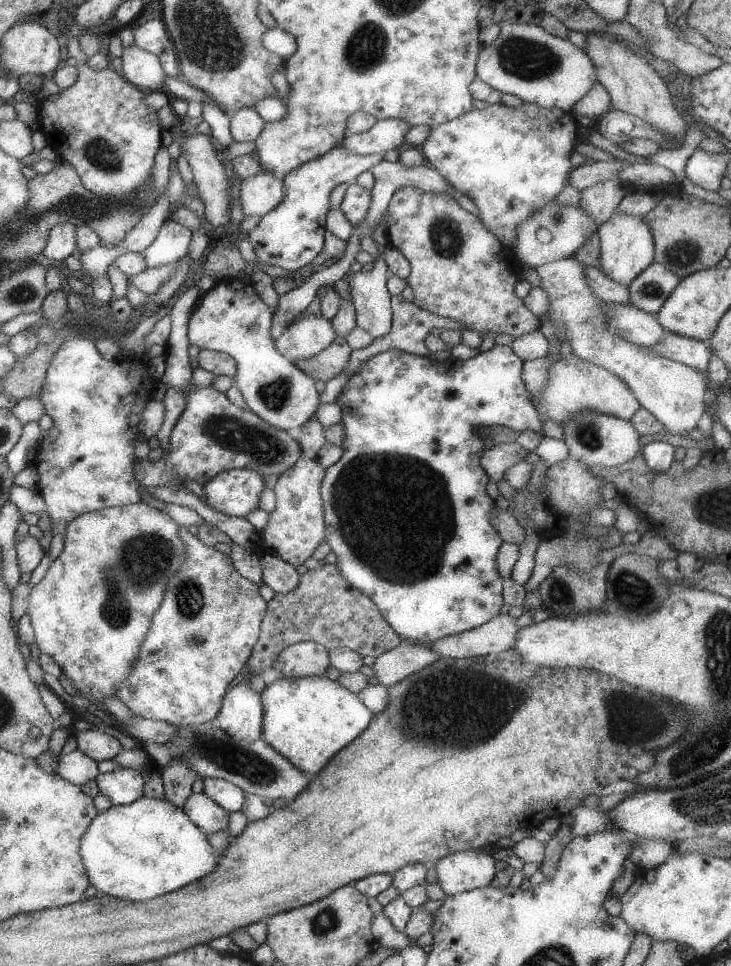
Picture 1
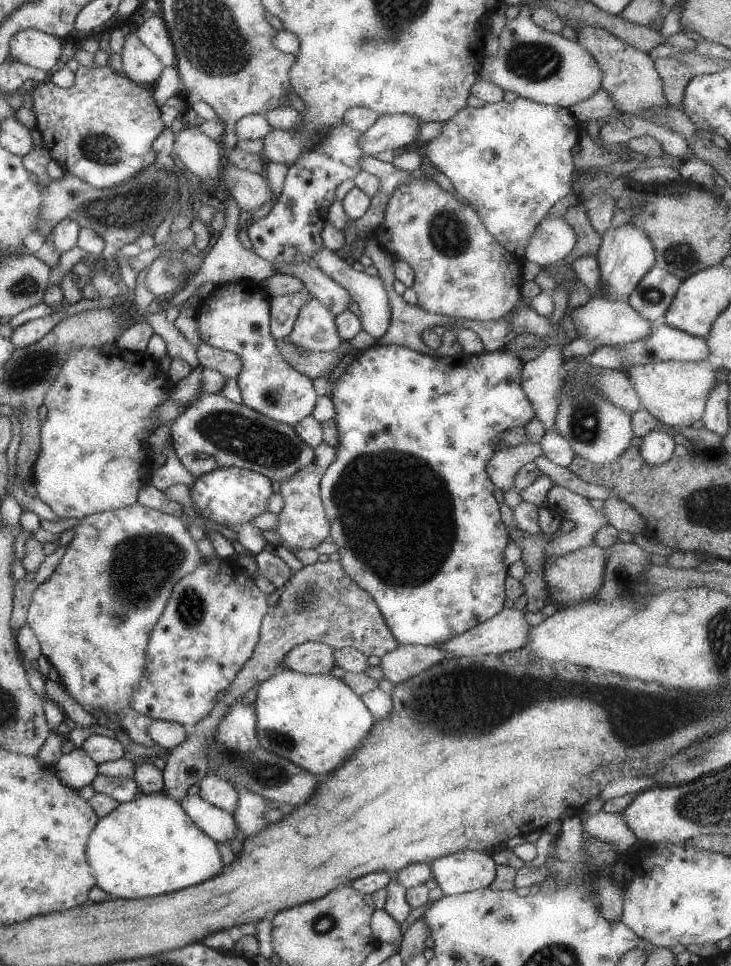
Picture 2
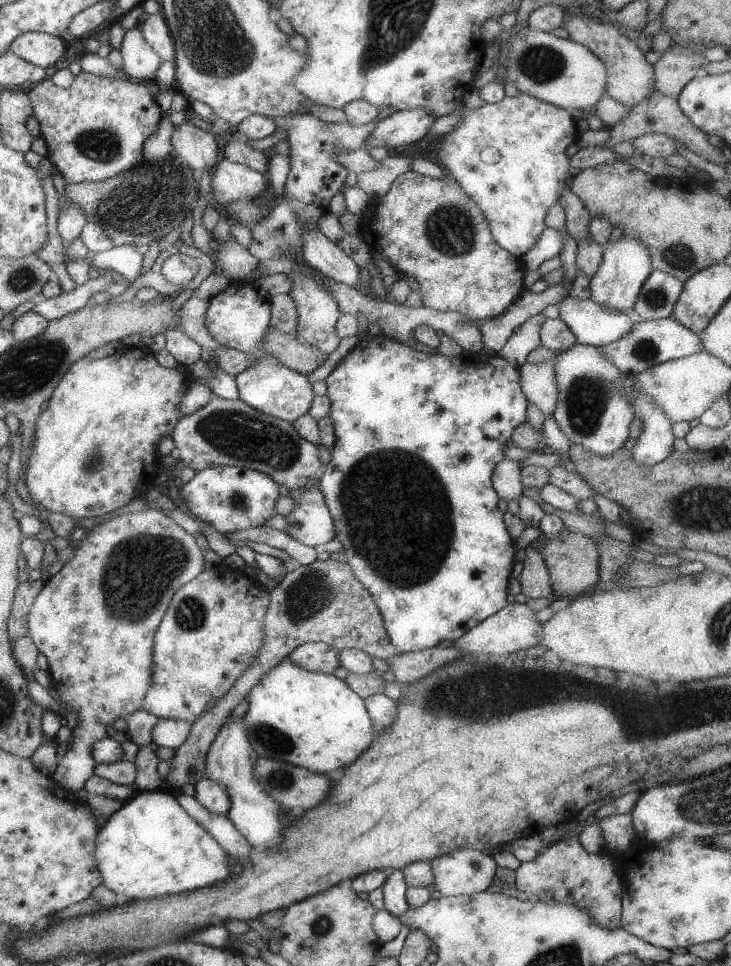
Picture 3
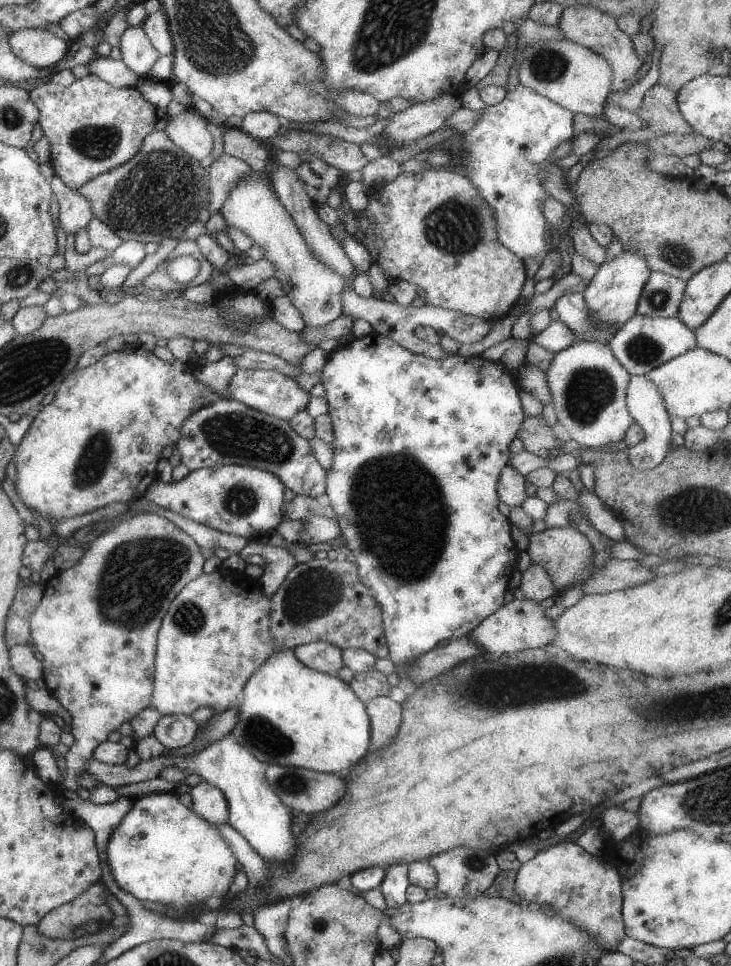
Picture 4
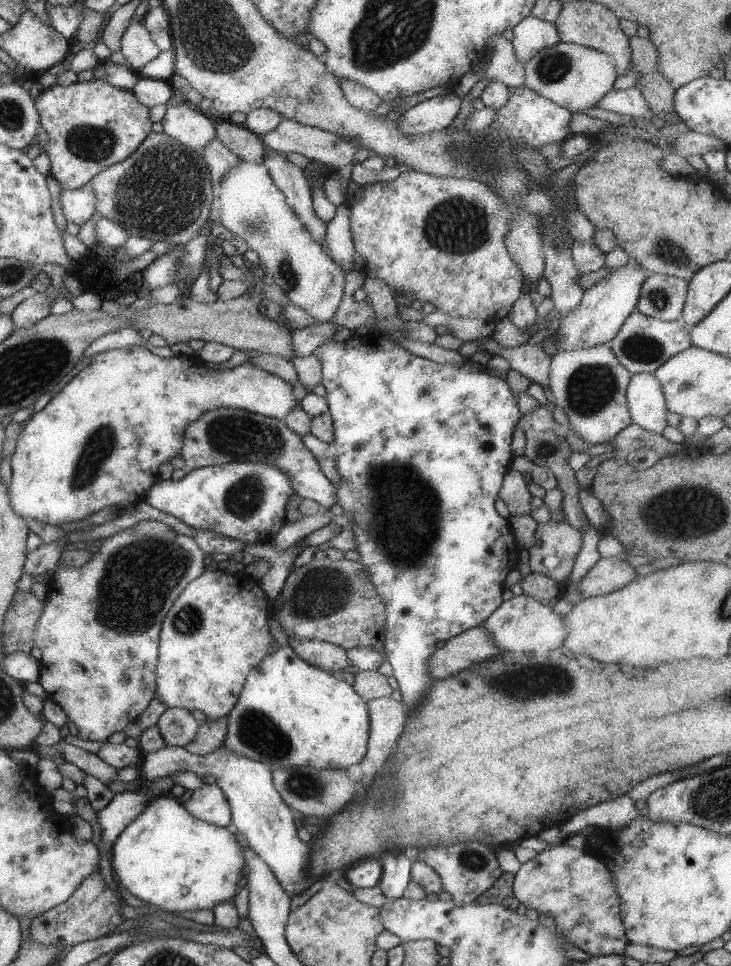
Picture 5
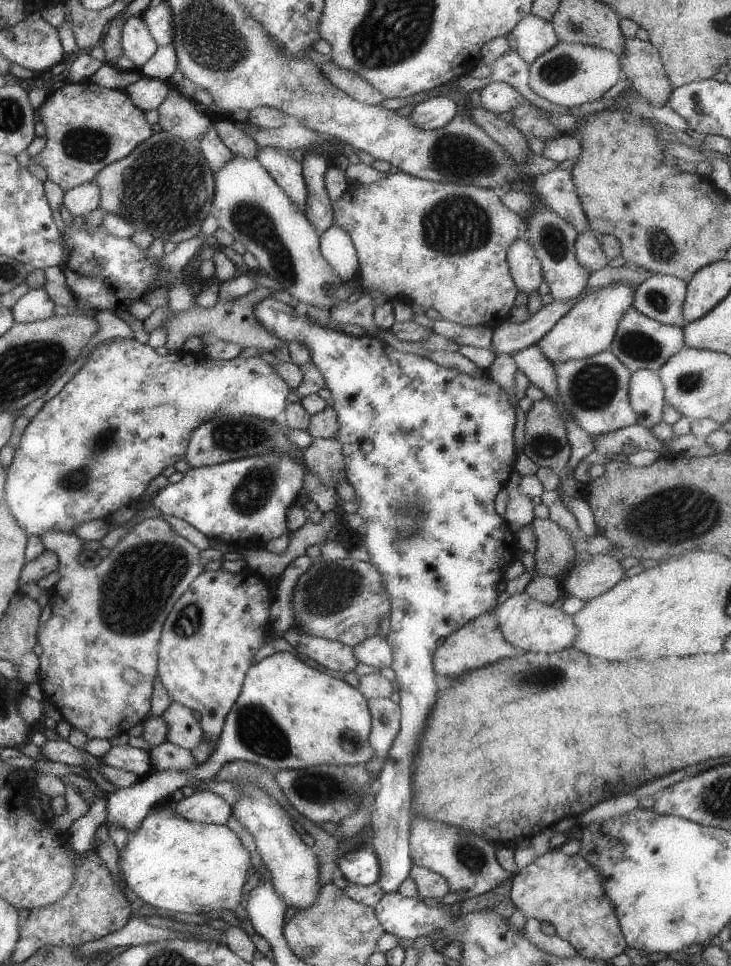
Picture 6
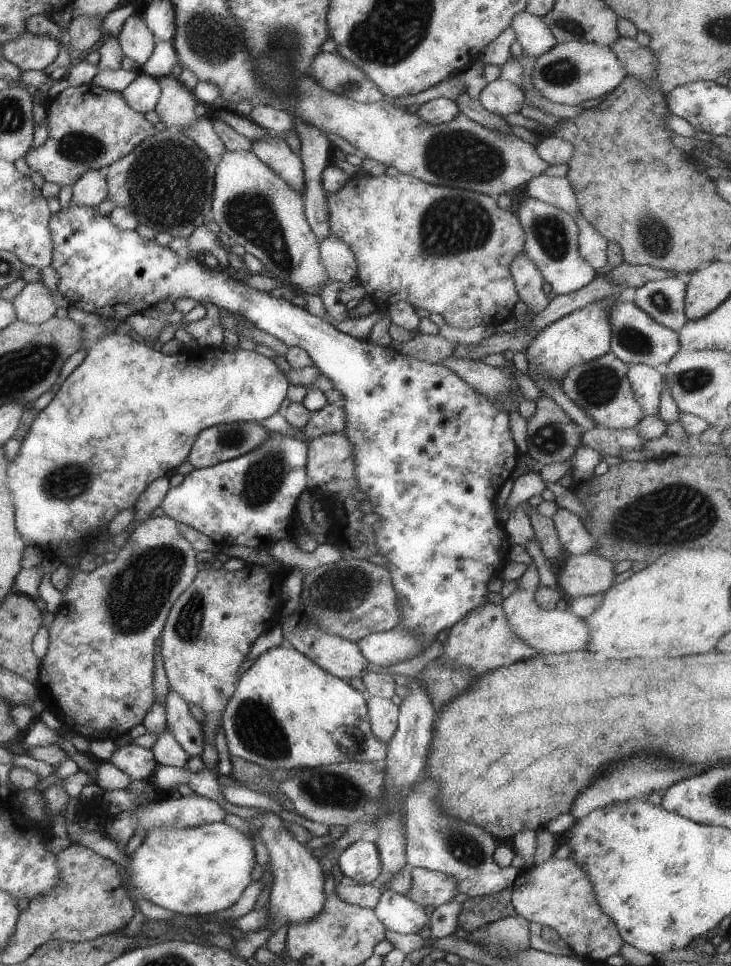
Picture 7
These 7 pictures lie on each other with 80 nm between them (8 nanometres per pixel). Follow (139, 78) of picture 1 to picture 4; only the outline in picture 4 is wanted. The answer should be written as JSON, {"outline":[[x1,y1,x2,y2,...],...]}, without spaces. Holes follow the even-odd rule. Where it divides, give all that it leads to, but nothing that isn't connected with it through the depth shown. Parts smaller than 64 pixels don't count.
{"outline":[[140,25,128,26,122,32,118,49,123,64,141,79,159,56]]}

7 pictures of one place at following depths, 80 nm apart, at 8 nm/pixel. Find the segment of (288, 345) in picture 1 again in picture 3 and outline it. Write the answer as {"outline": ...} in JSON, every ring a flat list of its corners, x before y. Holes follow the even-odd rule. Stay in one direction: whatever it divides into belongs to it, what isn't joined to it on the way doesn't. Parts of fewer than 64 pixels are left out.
{"outline":[[289,273,291,288,288,295,293,299,298,314,296,328,293,330,297,341,304,342,318,348,325,356,331,354,340,338,336,335,334,324,340,315,336,300,328,293,328,290,320,283,319,279,305,273]]}

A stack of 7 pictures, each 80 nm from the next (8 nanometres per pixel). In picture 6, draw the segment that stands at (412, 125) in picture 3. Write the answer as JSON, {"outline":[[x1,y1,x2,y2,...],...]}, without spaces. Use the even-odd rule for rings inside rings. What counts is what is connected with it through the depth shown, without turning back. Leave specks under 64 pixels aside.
{"outline":[[446,96,431,97,414,106,408,117,421,130,438,129,455,116,455,103]]}

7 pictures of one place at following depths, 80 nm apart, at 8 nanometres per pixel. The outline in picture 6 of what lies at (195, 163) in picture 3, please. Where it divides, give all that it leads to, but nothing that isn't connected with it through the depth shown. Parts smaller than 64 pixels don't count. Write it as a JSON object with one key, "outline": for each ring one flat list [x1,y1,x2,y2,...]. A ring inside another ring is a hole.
{"outline":[[169,84,166,97,157,106,158,124,163,131,170,132,179,138,195,139,206,131,210,122,207,110,199,112,195,110,192,100,177,92,176,88]]}

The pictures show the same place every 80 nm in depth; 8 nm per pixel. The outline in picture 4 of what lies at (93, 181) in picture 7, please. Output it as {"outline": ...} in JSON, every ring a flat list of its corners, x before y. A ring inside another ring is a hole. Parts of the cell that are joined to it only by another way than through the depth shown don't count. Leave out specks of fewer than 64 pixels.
{"outline":[[57,175,47,178,58,204,58,220,66,233,76,233,92,217,89,201,73,189,67,188]]}

